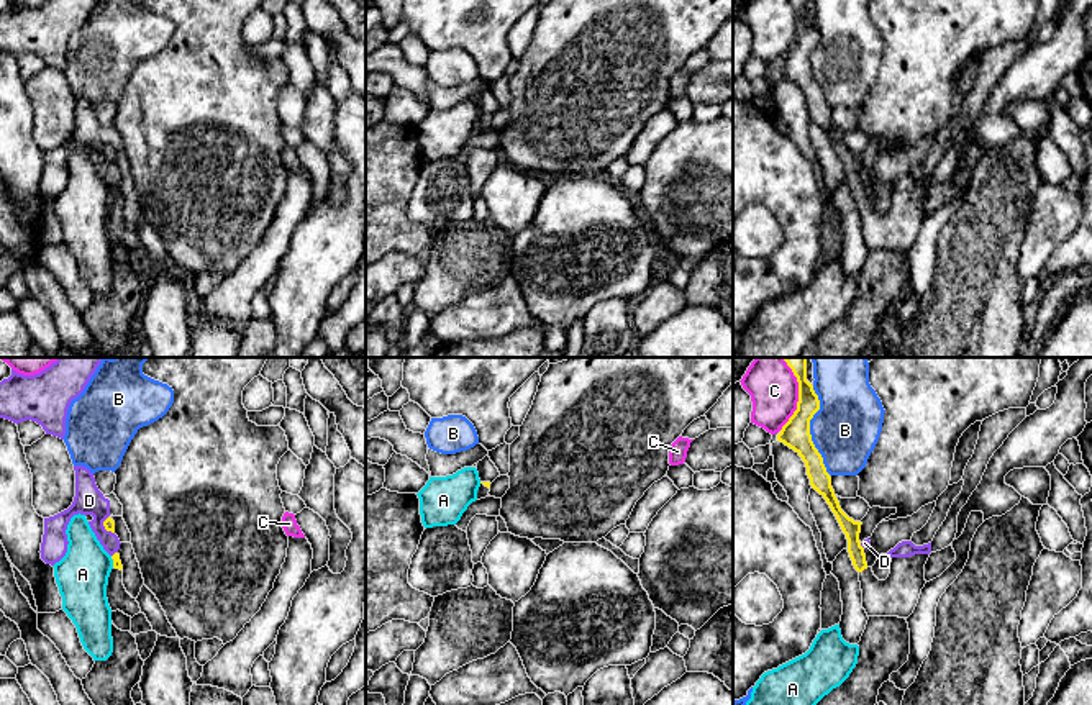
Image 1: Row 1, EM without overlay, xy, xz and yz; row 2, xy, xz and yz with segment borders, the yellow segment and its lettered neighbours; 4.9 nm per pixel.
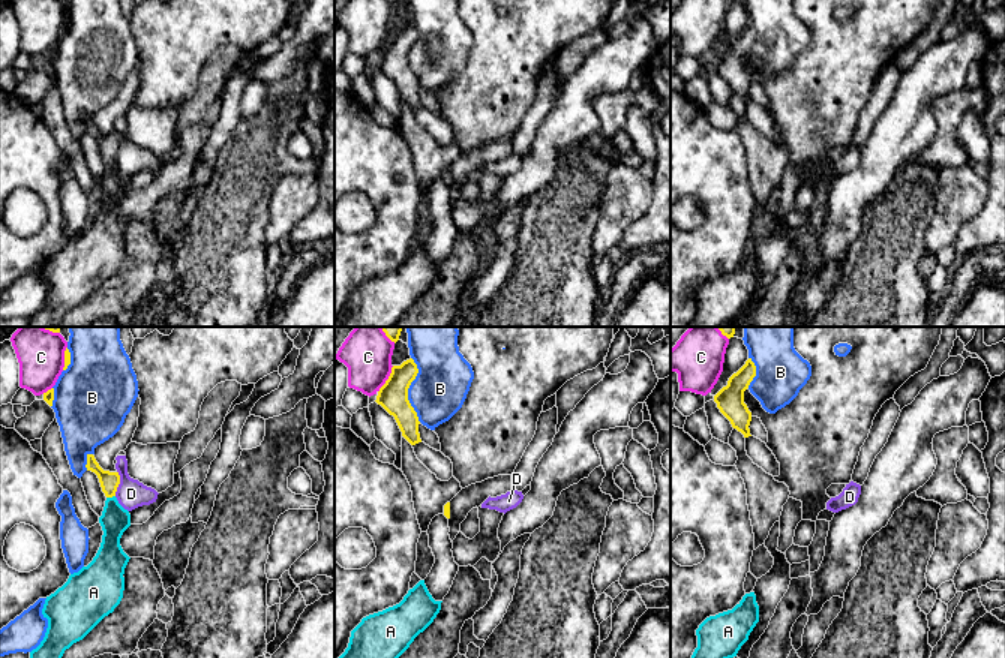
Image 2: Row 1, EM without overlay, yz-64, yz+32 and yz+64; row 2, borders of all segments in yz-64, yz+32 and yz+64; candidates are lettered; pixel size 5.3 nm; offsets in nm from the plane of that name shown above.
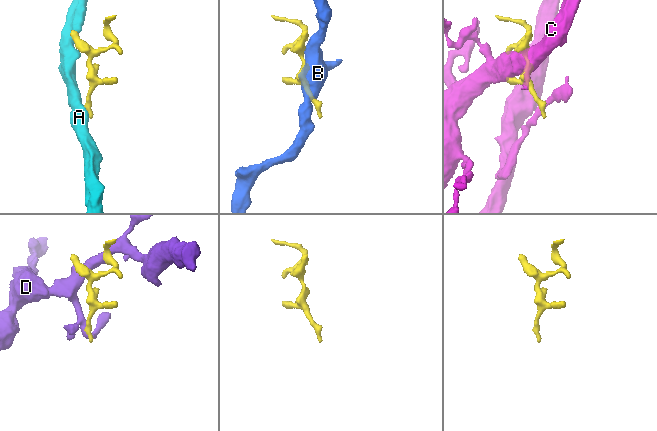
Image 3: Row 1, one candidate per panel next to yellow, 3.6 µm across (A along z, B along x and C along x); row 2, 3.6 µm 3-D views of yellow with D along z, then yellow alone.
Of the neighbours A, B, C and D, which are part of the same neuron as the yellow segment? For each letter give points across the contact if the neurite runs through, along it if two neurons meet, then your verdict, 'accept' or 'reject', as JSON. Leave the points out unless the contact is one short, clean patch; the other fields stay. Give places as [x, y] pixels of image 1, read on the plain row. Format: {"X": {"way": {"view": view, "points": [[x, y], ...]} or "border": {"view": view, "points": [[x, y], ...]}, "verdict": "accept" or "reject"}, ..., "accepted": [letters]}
{"A": {"border": {"view": "xy", "points": [[110, 189], [113, 199]]}, "verdict": "reject"}, "B": {"verdict": "reject"}, "C": {"verdict": "reject"}, "D": {"verdict": "reject"}, "accepted": []}

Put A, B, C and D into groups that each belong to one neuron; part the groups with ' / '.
A / B / C / D

